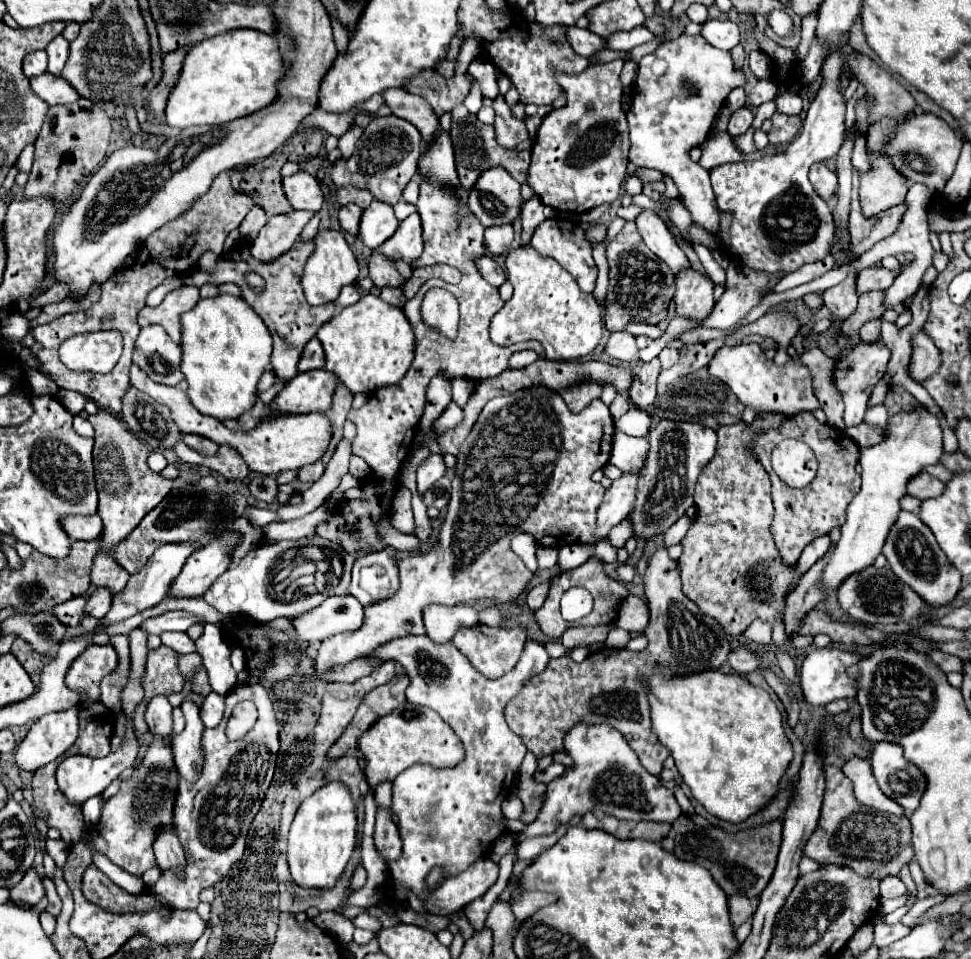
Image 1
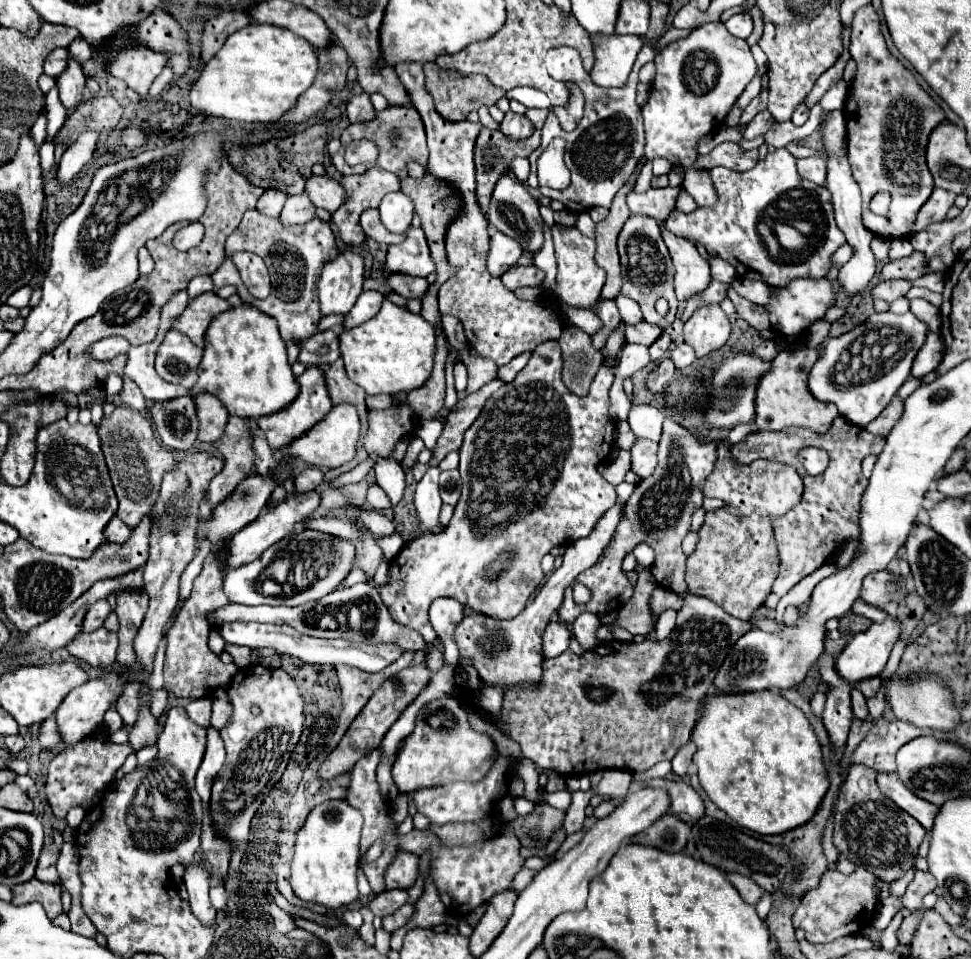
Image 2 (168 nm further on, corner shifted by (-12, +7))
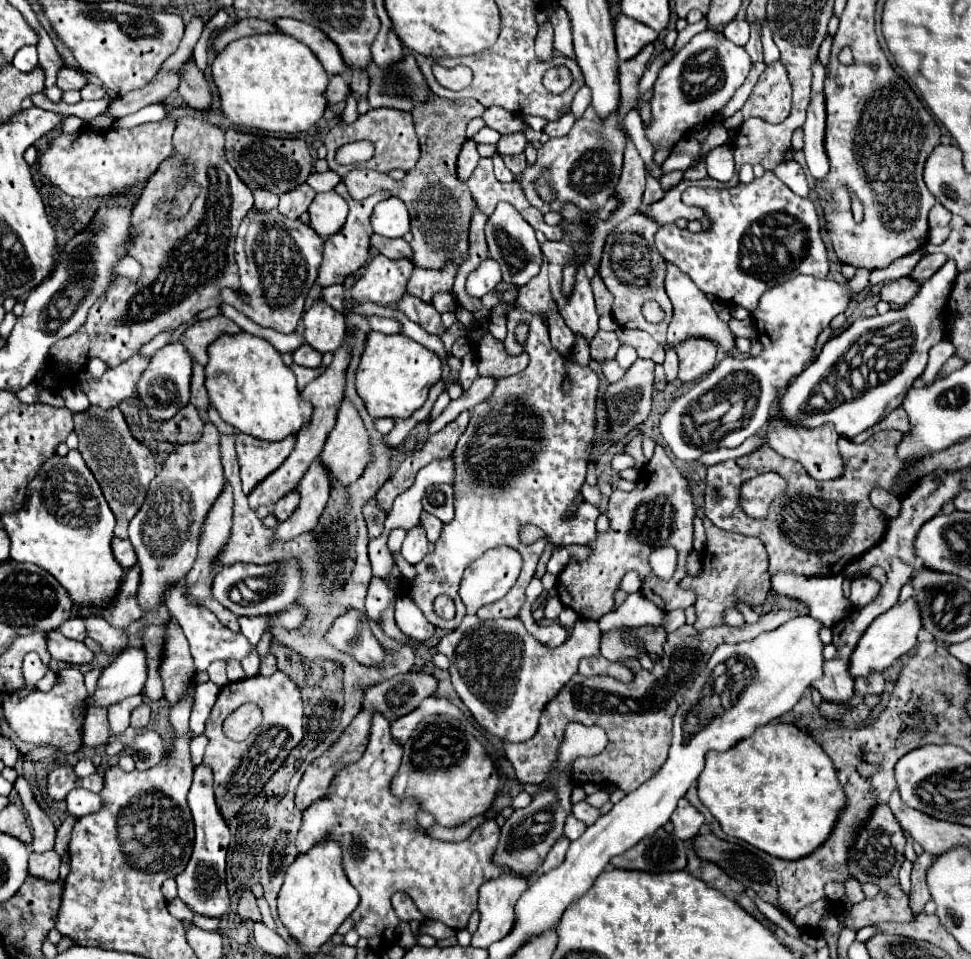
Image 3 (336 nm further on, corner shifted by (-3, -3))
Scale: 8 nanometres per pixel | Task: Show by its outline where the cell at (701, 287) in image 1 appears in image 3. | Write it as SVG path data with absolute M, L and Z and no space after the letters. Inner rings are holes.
M687 337L675 349L679 355L679 379L683 383L695 381L715 367L717 343L713 343L711 339Z

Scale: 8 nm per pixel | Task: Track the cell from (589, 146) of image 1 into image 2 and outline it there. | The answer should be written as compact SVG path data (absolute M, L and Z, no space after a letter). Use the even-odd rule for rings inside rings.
M644 45L638 53L638 59L634 63L634 69L630 73L630 81L626 83L626 87L620 89L604 89L598 87L590 81L590 75L584 71L582 67L582 59L578 55L576 49L570 47L556 47L550 49L546 55L546 67L550 67L550 75L556 81L562 83L578 83L582 87L584 99L586 99L586 109L584 109L584 117L578 123L578 127L570 133L562 131L562 127L558 125L558 119L554 113L548 115L544 127L542 127L542 143L540 147L528 157L530 159L530 177L528 177L528 185L540 189L540 193L544 197L550 199L558 199L564 203L566 209L582 213L588 211L590 207L610 207L614 195L618 193L618 189L628 181L628 177L634 173L642 153L644 153L644 125L642 125L642 115L640 115L640 107L636 103L636 85L638 85L638 71L654 61L654 57L658 55L658 49L654 49L654 45ZM554 137L562 137L566 141L566 165L572 173L572 183L566 191L552 191L546 187L538 185L536 179L536 159L542 155L542 151L548 147L548 141Z

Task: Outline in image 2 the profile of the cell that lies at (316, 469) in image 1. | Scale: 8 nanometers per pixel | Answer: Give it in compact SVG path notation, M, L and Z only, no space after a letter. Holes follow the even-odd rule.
M304 469L302 473L298 473L294 477L294 487L296 493L306 493L306 491L314 491L324 479L324 473L320 469Z

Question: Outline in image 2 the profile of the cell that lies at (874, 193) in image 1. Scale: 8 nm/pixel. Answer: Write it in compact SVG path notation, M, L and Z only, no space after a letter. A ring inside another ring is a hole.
M872 5L858 9L858 13L854 15L850 55L856 61L856 75L850 85L848 99L844 103L844 117L848 139L848 163L862 191L862 223L872 235L882 237L886 241L908 239L914 233L914 217L918 215L918 209L928 201L930 193L934 191L934 179L926 165L926 145L930 133L946 119L946 115L938 107L938 103L920 87L916 77L888 51L880 31L880 19ZM880 191L886 191L892 197L886 215L874 215L868 207L872 197Z

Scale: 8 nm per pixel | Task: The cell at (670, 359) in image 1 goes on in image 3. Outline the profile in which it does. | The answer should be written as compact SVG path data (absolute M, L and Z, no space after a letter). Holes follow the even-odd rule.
M669 349L669 351L667 351L667 357L665 357L665 363L663 363L667 381L675 381L675 379L677 379L677 365L679 365L677 353L675 353L675 349Z

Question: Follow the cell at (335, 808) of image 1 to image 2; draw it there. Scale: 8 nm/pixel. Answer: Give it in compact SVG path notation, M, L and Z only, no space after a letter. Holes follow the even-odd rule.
M342 799L326 801L308 815L304 827L298 831L296 853L292 859L290 885L304 903L318 903L332 911L350 905L358 899L358 859L360 859L360 829L362 813L352 809Z

